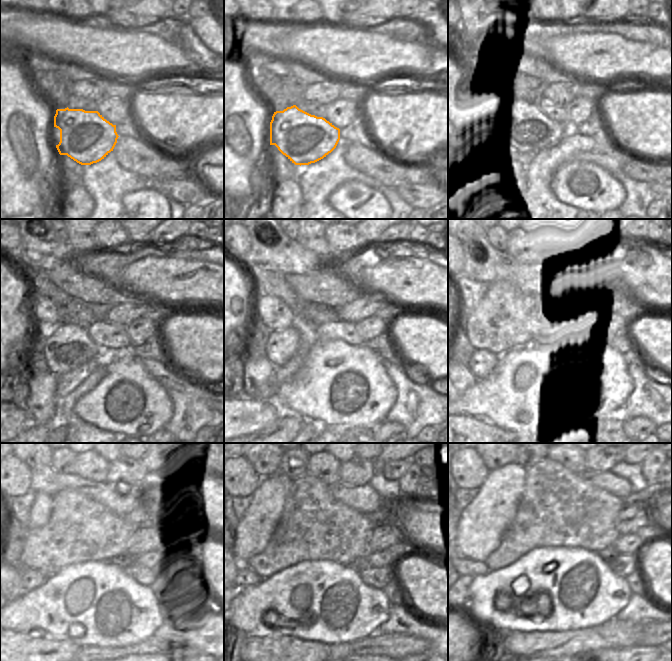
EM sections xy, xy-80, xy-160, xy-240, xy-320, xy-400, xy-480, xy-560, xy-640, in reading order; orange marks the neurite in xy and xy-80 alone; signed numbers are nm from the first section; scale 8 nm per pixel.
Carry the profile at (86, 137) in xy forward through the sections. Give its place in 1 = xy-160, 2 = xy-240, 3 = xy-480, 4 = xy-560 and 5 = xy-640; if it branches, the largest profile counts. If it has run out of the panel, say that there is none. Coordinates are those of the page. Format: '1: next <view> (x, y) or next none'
1: next xy-160 (520, 128)
2: next xy-240 (69, 347)
3: next xy-480 (31, 578)
4: next xy-560 (247, 575)
5: next xy-640 (468, 567)

